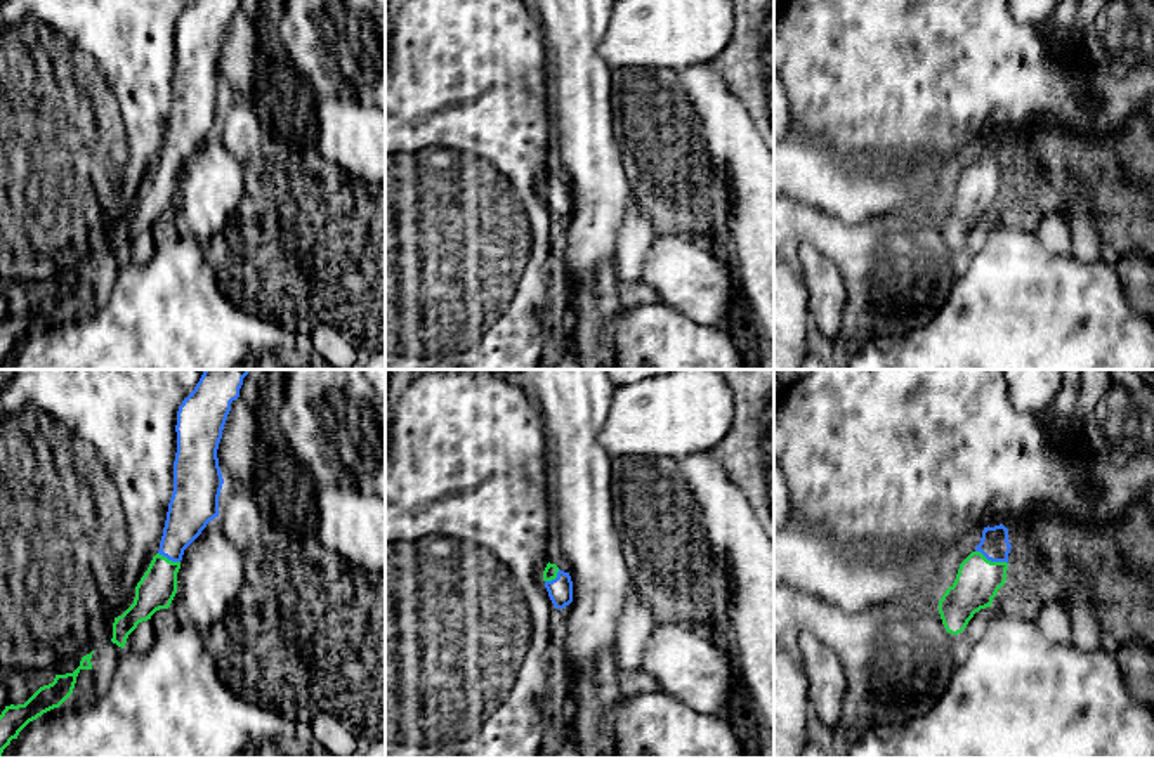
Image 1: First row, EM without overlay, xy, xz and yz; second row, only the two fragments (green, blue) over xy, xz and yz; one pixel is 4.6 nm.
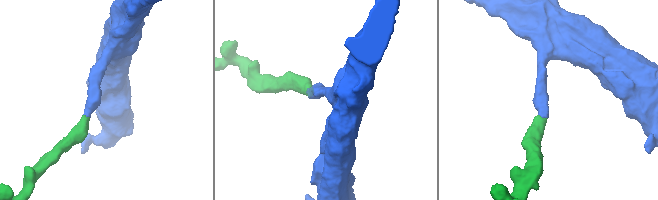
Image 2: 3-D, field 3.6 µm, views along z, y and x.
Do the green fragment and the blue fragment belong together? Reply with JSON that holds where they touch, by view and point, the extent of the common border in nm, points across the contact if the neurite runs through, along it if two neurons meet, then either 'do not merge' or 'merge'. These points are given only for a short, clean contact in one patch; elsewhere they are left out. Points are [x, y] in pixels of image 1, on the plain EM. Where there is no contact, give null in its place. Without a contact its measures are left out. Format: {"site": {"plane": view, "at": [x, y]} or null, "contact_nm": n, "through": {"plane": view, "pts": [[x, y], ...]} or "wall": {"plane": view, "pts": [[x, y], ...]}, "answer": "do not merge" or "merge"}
{"site": {"plane": "yz", "at": [990, 172]}, "contact_nm": 170, "through": {"plane": "yz", "pts": [[977, 193], [990, 172], [995, 156]]}, "answer": "merge"}

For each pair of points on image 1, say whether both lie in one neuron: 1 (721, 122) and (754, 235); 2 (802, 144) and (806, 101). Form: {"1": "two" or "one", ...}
{"1": "one", "2": "two"}

